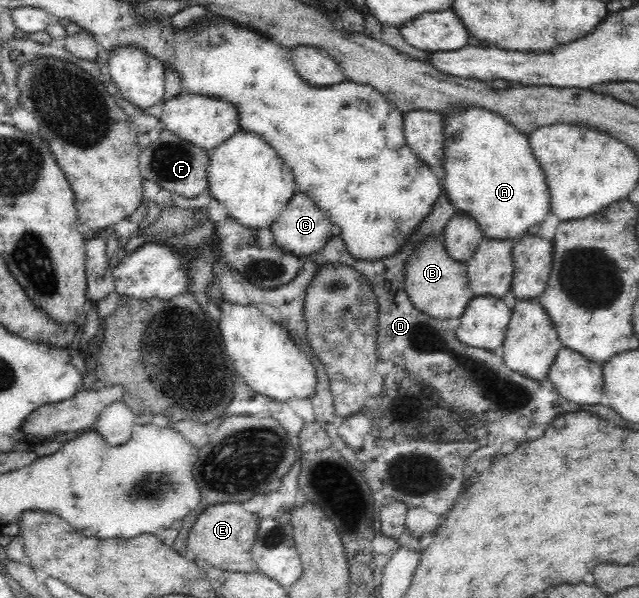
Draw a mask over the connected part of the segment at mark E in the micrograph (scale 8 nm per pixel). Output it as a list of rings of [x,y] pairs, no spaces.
[[[221,503],[206,509],[191,527],[187,541],[189,555],[196,560],[202,559],[223,572],[254,573],[257,565],[252,559],[253,548],[259,520],[257,514],[250,513],[240,503]]]

